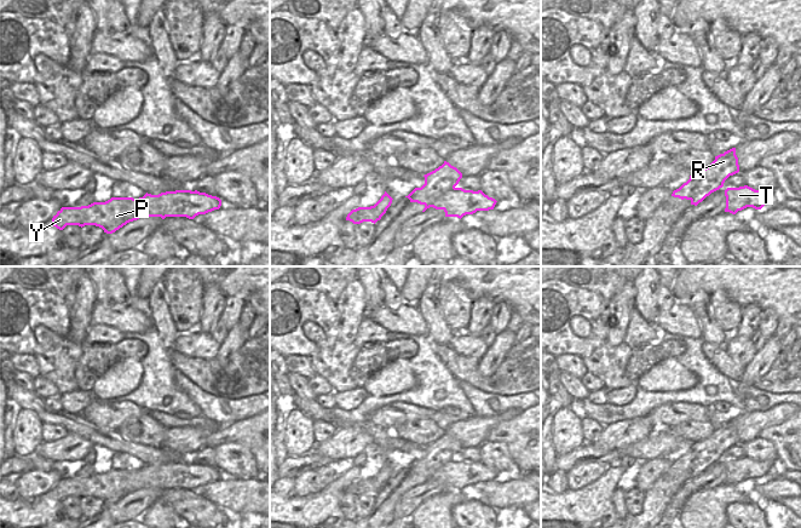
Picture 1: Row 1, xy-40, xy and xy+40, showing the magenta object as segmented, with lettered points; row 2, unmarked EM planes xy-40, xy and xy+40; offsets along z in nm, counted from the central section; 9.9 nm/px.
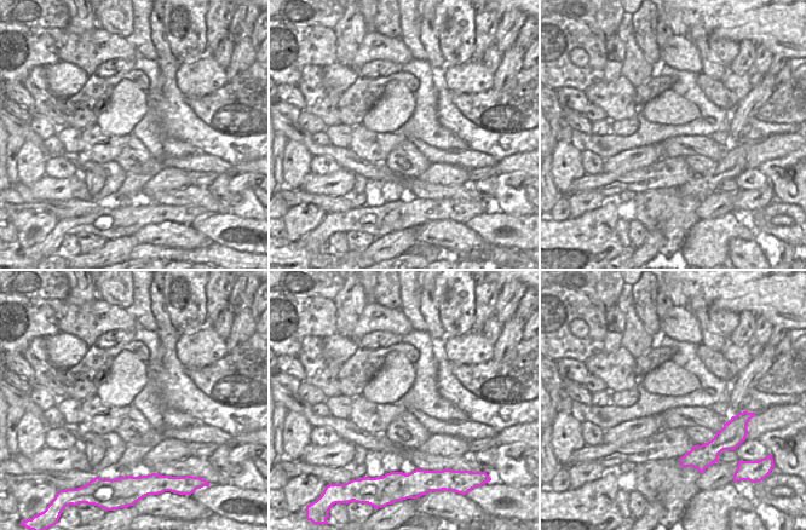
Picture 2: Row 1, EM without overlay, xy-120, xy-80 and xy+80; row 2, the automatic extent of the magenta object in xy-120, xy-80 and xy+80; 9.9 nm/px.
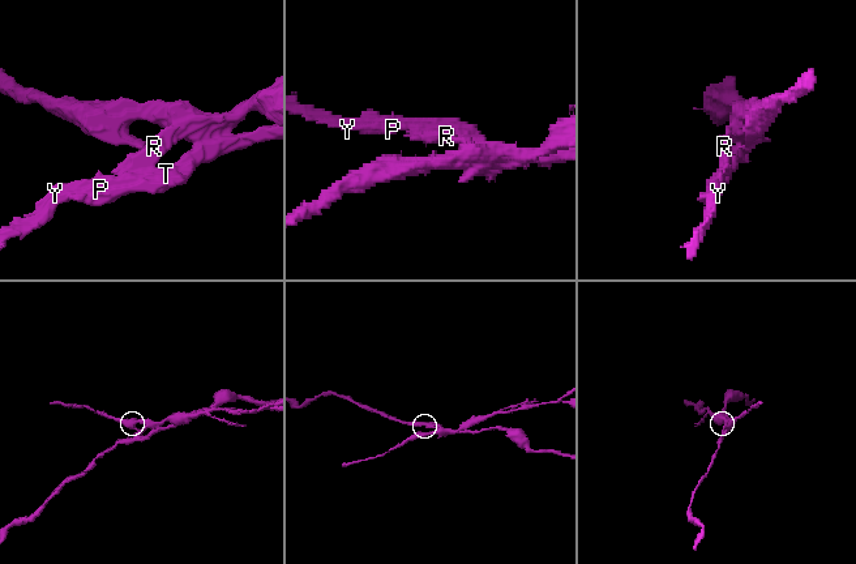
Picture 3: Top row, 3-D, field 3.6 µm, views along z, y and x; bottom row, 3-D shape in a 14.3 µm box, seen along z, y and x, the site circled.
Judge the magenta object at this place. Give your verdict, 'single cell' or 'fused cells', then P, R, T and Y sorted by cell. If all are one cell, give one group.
fused cells; P T Y / R

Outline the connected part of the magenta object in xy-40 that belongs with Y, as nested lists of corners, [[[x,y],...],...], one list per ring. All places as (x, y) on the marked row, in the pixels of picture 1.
[[[197,190],[168,191],[166,197],[145,194],[143,197],[111,197],[81,207],[62,207],[52,218],[52,226],[63,230],[67,225],[96,225],[113,234],[142,217],[186,217],[194,219],[219,210],[221,200]]]

